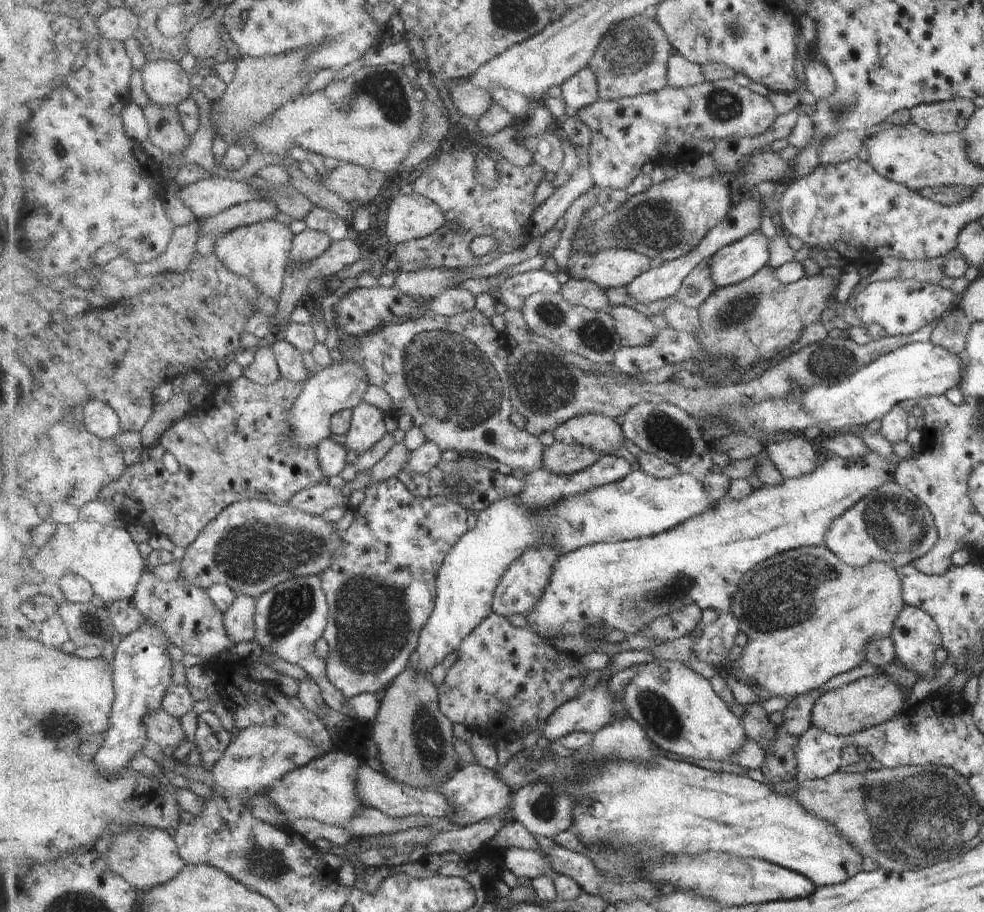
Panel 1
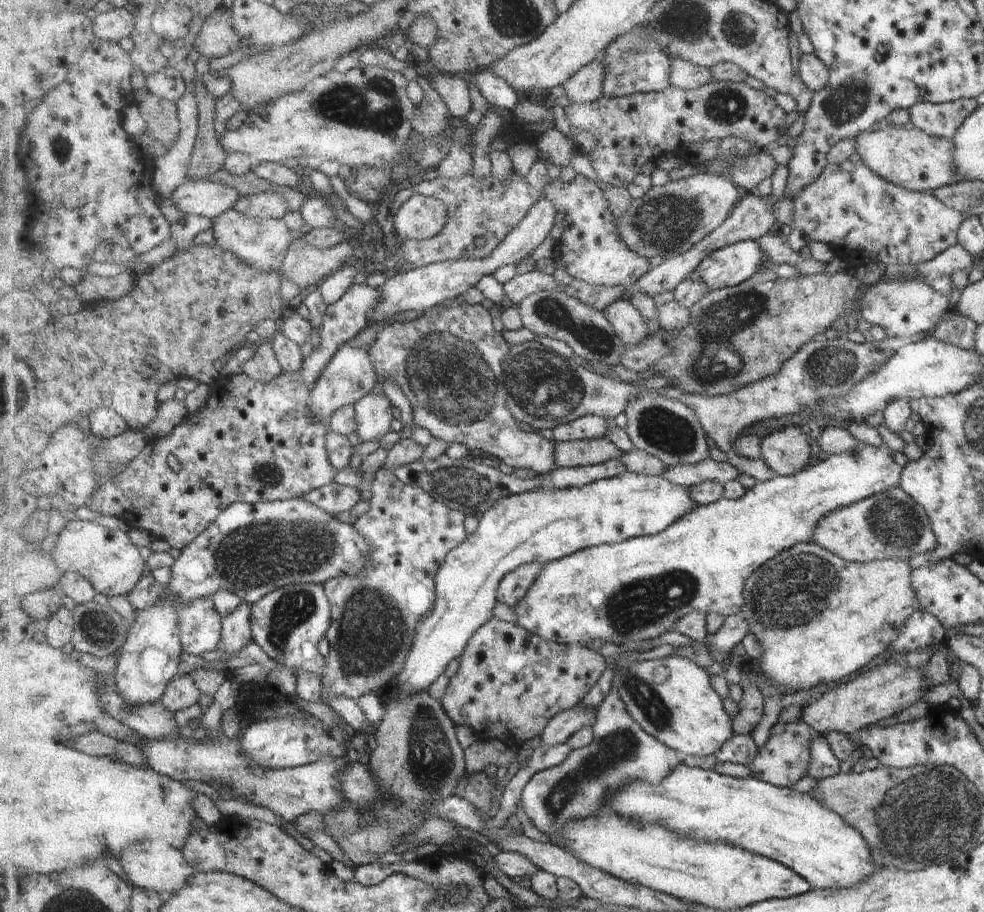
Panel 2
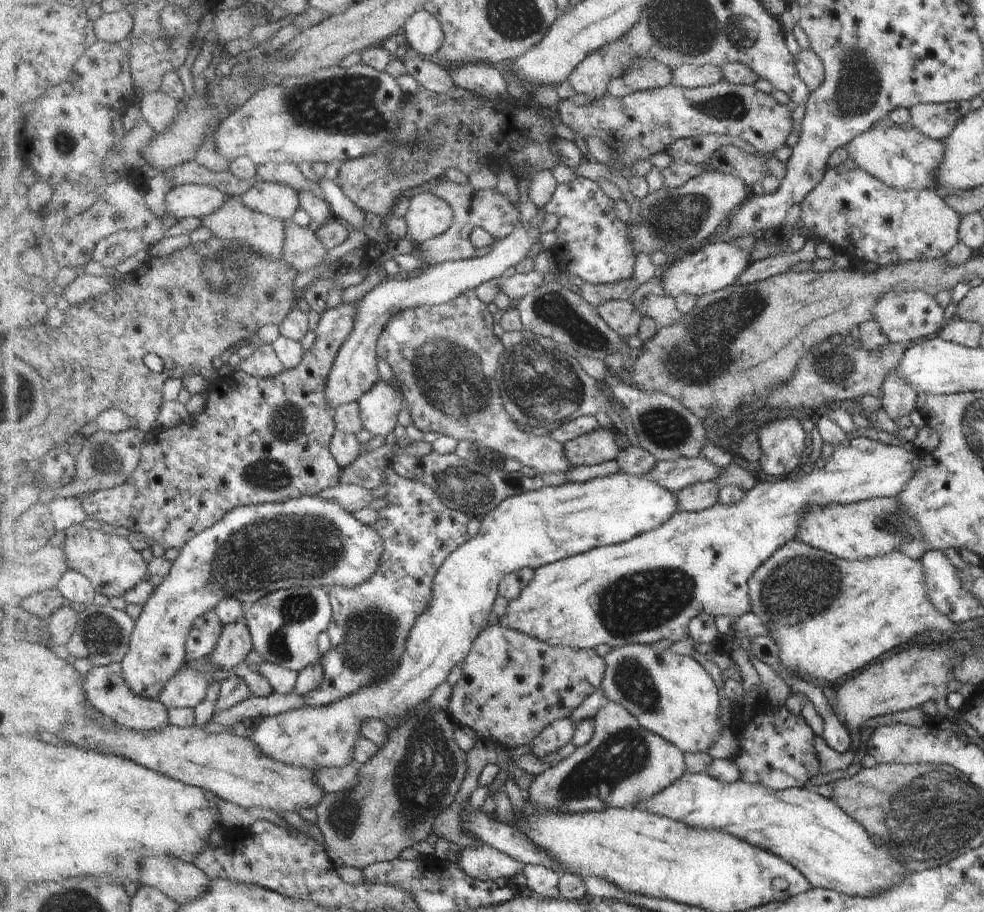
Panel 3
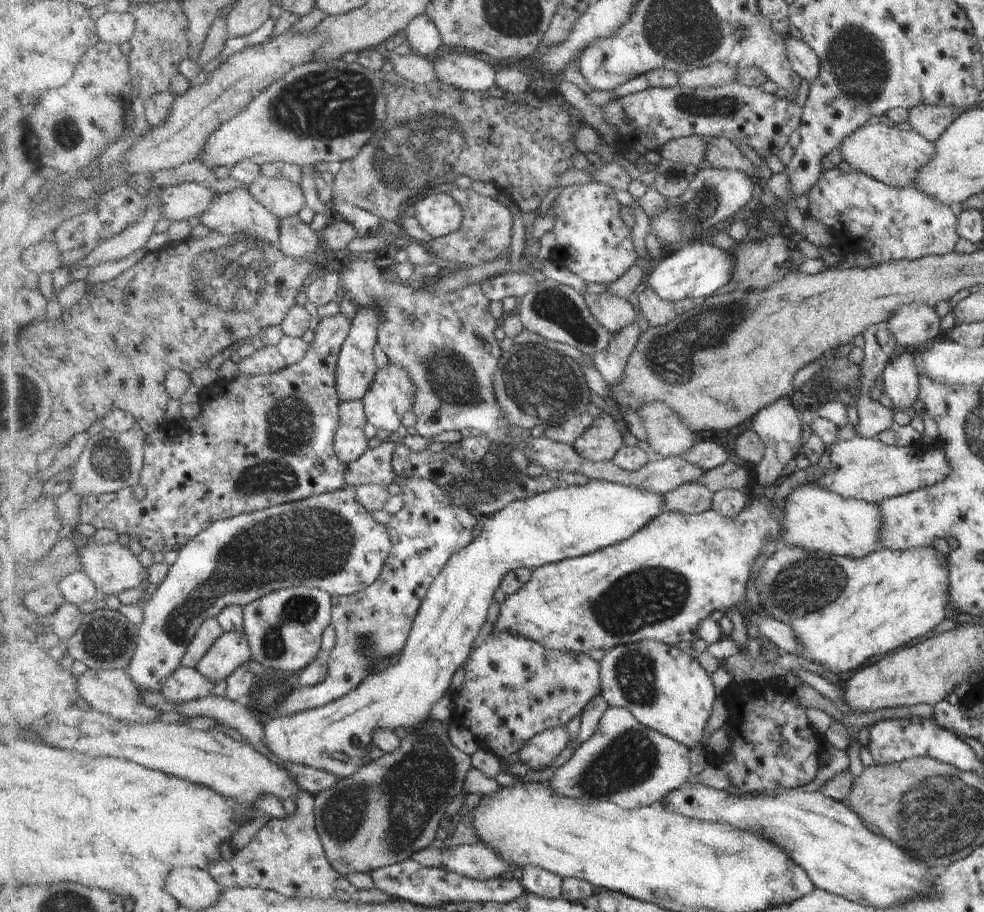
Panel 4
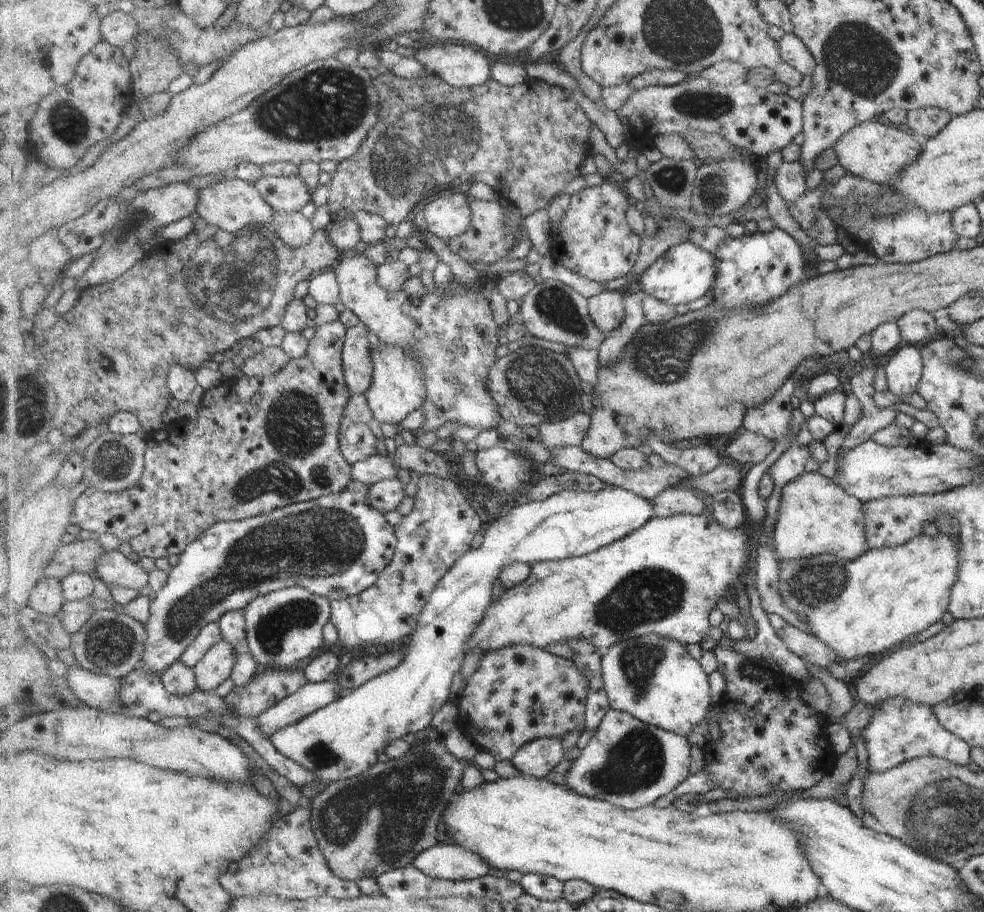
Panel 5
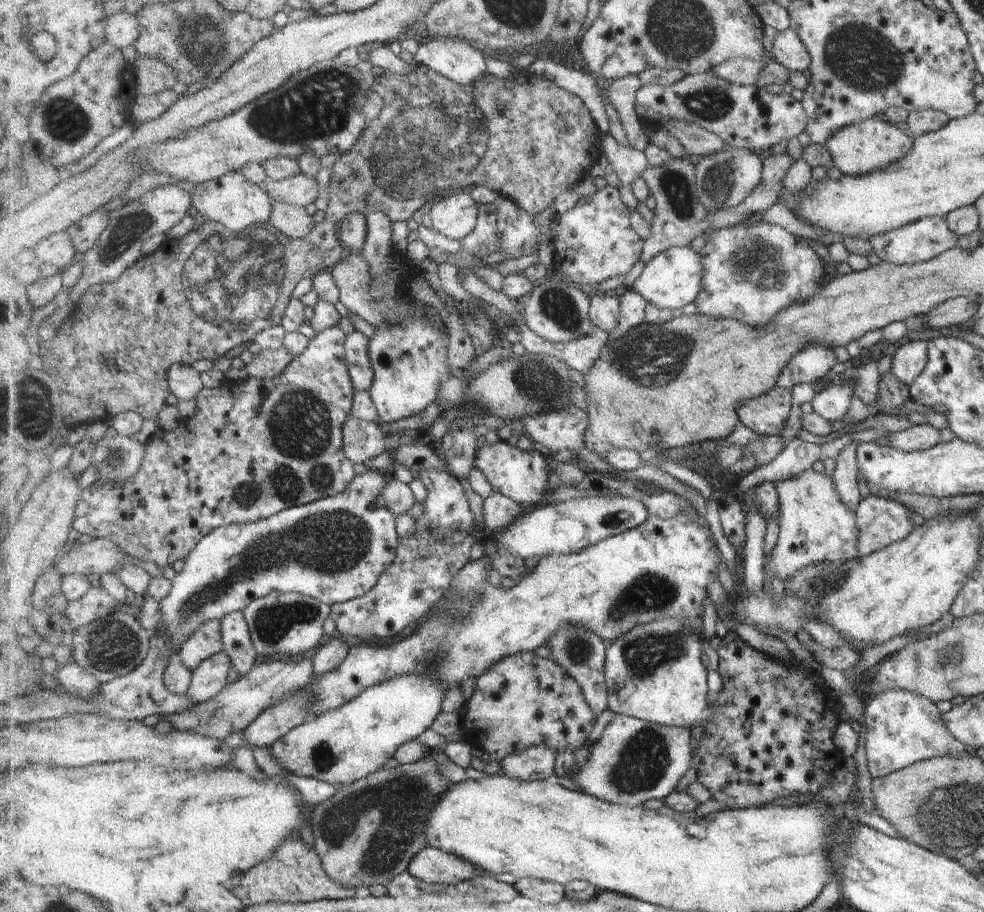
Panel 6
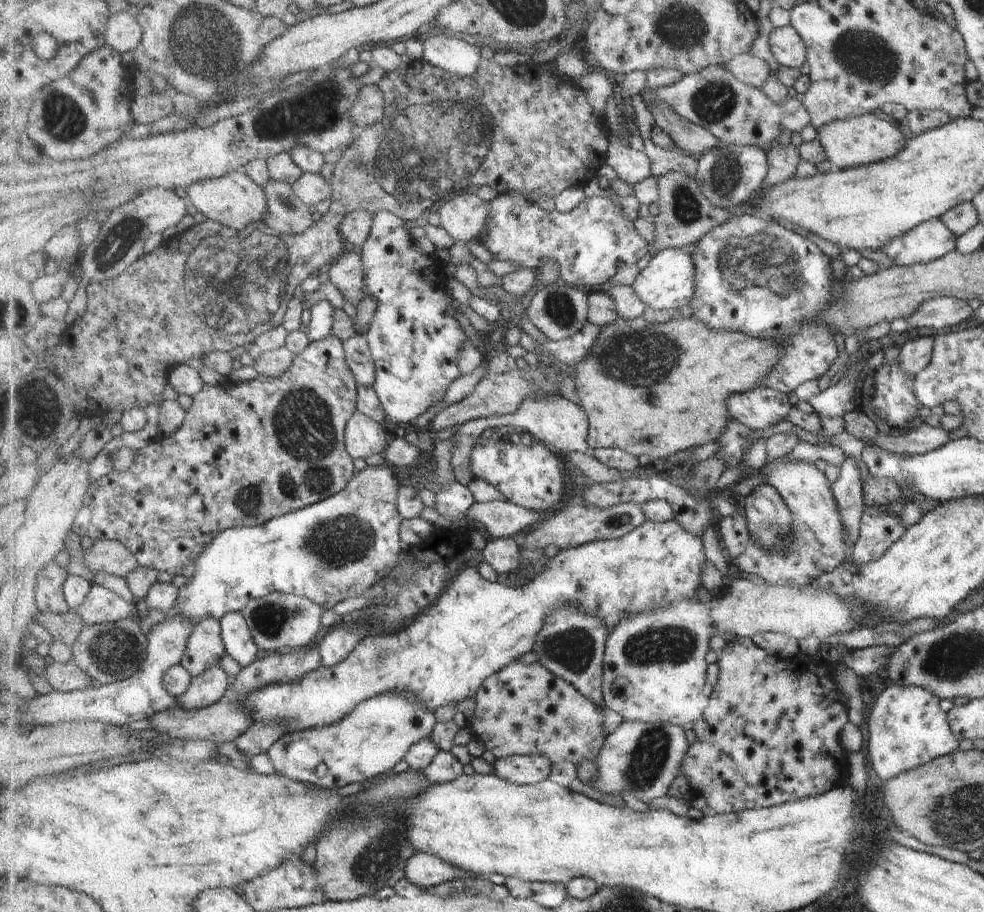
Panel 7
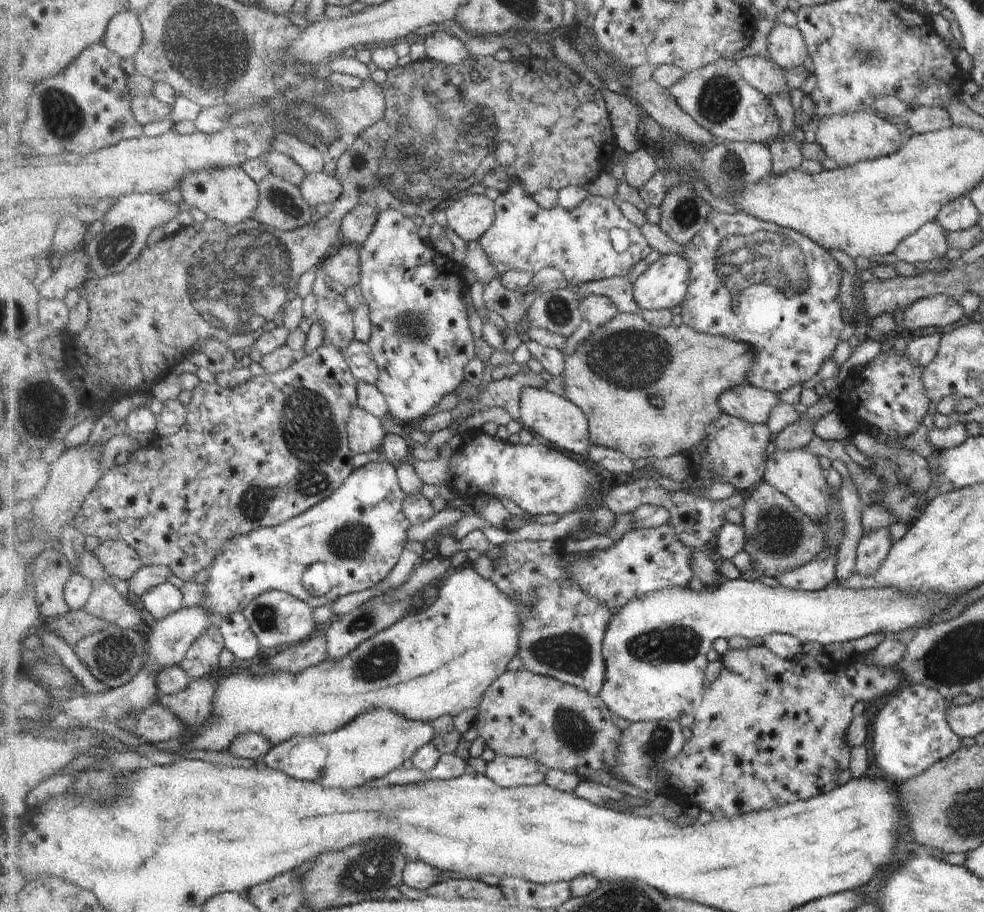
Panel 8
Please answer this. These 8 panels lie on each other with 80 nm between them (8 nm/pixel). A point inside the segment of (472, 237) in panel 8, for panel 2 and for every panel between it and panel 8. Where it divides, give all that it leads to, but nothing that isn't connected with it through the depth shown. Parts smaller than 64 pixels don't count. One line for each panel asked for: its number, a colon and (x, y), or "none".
2: (421, 217)
3: (429, 215)
4: (440, 214)
5: (448, 216)
6: (456, 217)
7: (464, 216)

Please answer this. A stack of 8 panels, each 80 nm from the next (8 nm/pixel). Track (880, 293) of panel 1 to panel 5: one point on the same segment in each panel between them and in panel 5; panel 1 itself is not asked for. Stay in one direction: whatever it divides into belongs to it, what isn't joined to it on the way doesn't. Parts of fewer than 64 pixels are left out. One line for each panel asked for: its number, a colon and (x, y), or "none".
2: (902, 308)
3: (912, 315)
4: (913, 324)
5: (915, 325)

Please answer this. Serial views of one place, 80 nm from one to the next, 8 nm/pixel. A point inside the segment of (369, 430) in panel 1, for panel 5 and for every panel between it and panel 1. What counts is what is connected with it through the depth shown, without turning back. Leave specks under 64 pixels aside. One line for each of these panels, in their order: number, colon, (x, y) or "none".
2: (374, 413)
3: (380, 407)
4: (393, 393)
5: (399, 387)

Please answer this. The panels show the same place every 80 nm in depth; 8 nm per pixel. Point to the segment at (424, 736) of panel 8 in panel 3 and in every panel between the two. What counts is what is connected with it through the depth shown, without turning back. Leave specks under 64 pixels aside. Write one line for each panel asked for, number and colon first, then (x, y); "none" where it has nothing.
3: (537, 528)
4: (564, 523)
5: (342, 741)
6: (340, 747)
7: (378, 734)

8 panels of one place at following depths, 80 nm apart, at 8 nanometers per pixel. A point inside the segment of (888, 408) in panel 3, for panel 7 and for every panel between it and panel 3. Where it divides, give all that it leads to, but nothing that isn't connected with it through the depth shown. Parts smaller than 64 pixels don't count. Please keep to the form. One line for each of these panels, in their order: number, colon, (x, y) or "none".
4: (899, 376)
5: (903, 369)
6: (908, 361)
7: (914, 355)

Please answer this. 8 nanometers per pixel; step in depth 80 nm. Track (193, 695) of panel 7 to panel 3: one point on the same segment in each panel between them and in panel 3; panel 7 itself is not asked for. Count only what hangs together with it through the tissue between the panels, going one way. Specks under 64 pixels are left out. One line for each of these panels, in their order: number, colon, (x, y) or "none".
3: (235, 644)
4: (232, 650)
5: (218, 665)
6: (210, 678)

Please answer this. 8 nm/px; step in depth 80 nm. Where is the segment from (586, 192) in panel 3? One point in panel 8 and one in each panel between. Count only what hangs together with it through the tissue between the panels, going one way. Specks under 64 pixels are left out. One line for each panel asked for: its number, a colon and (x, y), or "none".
4: (593, 241)
5: (594, 239)
6: (595, 241)
7: (583, 242)
8: (527, 237)

